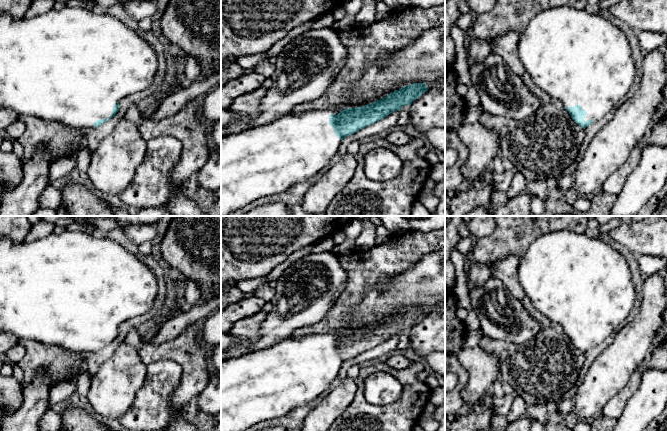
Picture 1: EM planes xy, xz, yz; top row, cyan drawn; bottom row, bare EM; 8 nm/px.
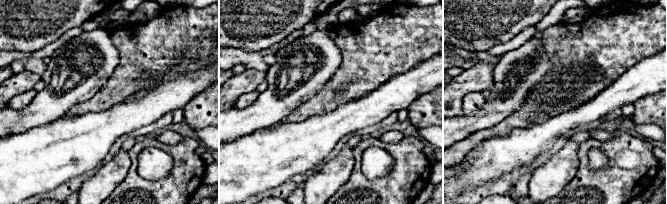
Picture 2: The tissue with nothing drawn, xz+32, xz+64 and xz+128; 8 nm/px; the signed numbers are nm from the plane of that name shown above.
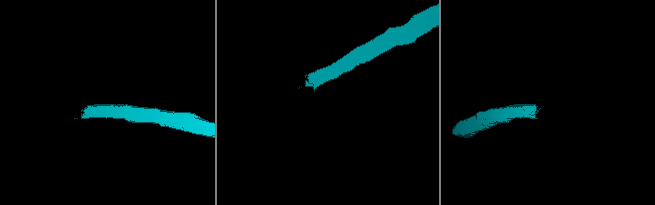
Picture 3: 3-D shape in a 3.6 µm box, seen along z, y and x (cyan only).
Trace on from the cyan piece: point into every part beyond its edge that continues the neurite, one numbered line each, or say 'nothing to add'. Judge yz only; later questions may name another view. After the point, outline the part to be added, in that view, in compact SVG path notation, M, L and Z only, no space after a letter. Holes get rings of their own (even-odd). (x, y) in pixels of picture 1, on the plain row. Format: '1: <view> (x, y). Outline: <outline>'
1: yz (576, 280). Outline: M569 229L542 234L528 246L523 257L520 258L517 274L523 291L525 292L526 296L530 298L534 308L537 311L539 311L545 317L549 318L551 321L562 326L565 331L580 329L582 333L587 336L584 344L590 345L592 343L593 347L601 344L611 333L616 332L620 329L620 327L625 323L627 316L629 315L630 310L636 300L634 282L632 280L630 269L625 258L619 251L601 241L594 234L578 234Z

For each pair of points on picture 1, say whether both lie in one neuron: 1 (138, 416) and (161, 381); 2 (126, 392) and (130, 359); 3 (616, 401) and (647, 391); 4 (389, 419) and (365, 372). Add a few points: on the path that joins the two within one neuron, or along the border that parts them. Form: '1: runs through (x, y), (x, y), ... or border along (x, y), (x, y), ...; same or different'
1: runs through (147, 407), (152, 402), (157, 390); same
2: runs through (126, 384), (126, 367); same
3: border along (642, 375), (639, 387), (618, 416); different
4: runs through (375, 416), (360, 401), (361, 386); same

